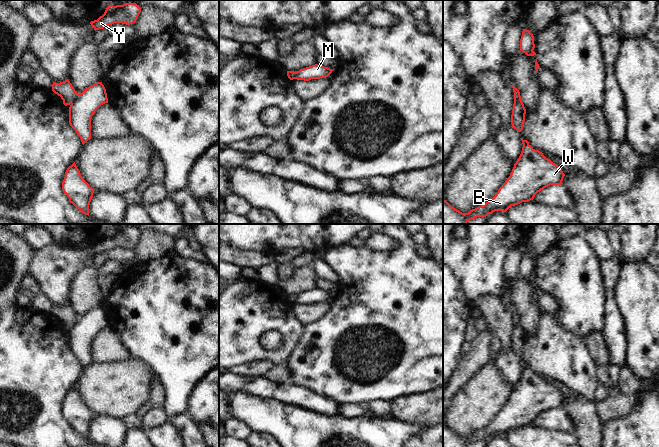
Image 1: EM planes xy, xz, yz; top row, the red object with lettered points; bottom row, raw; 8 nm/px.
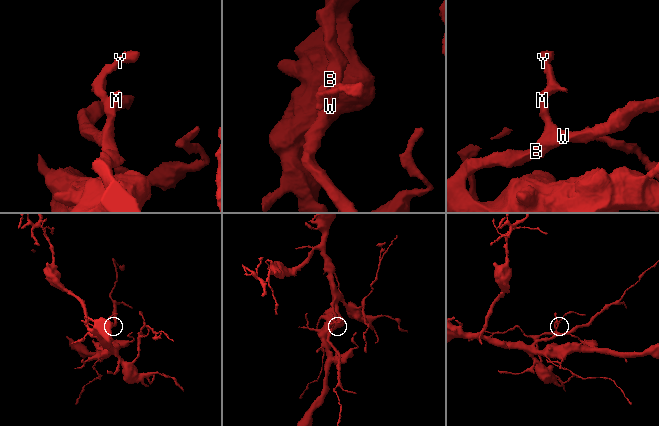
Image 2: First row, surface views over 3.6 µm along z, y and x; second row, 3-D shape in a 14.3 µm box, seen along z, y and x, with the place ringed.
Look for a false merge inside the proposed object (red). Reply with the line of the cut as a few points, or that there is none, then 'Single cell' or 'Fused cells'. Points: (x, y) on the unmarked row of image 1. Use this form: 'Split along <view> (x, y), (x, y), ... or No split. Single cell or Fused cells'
Split along xy (78, 318), (70, 327). Fused cells.

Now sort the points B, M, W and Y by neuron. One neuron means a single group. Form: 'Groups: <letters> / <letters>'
Groups: B M W / Y.

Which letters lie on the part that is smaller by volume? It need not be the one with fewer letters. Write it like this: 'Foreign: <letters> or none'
Foreign: Y

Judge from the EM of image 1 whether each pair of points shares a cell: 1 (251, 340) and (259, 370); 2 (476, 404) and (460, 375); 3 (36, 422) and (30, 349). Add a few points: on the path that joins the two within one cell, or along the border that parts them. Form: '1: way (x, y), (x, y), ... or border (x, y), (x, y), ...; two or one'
1: border (274, 363), (260, 359), (234, 365); two
2: border (482, 368), (453, 397); two
3: way (31, 404), (30, 367); one

